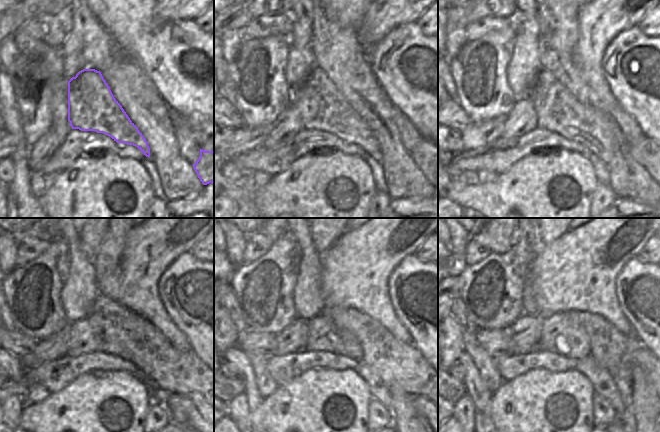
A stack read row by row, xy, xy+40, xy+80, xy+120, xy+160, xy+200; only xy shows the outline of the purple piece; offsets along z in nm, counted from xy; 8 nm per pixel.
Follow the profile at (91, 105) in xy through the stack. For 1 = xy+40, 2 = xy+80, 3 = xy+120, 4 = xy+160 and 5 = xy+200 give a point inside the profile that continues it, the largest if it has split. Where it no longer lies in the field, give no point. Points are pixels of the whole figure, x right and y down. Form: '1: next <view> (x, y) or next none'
1: next xy+40 (320, 105)
2: next xy+80 (557, 110)
3: next xy+120 (127, 334)
4: next xy+160 (402, 368)
5: next xy+200 (609, 348)

